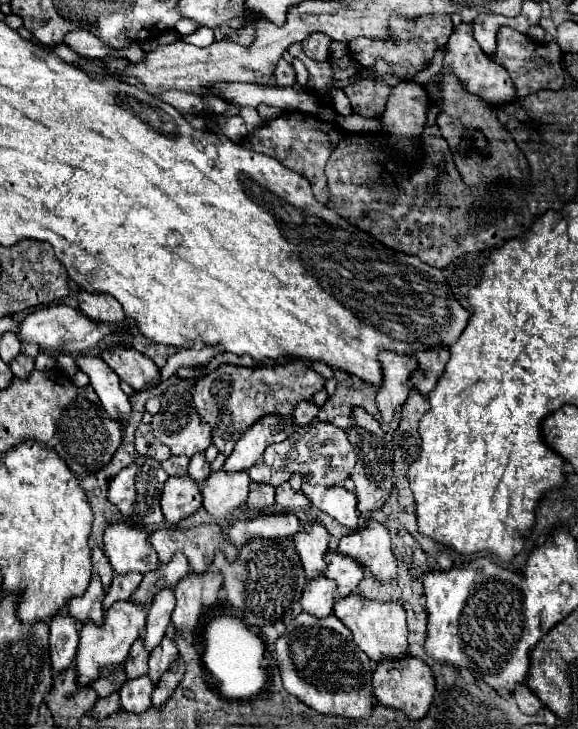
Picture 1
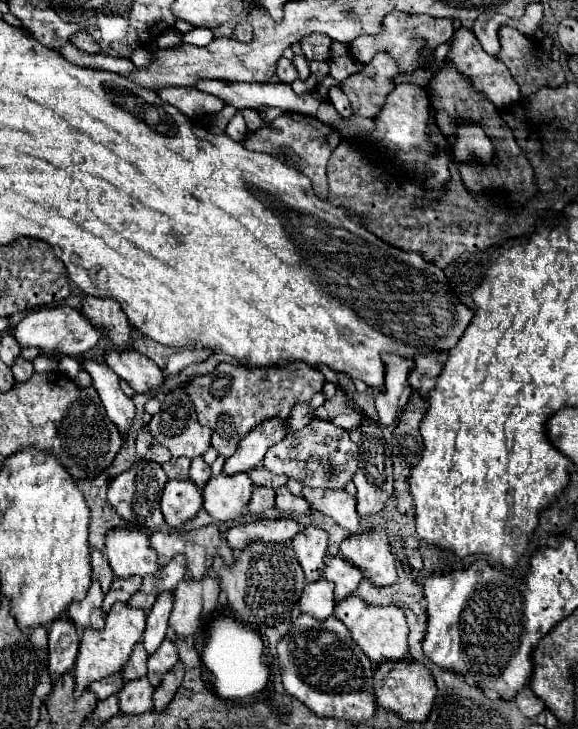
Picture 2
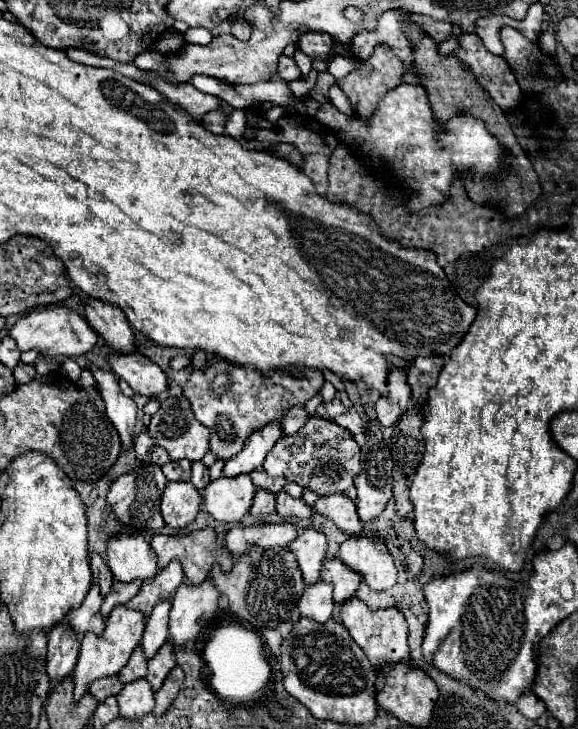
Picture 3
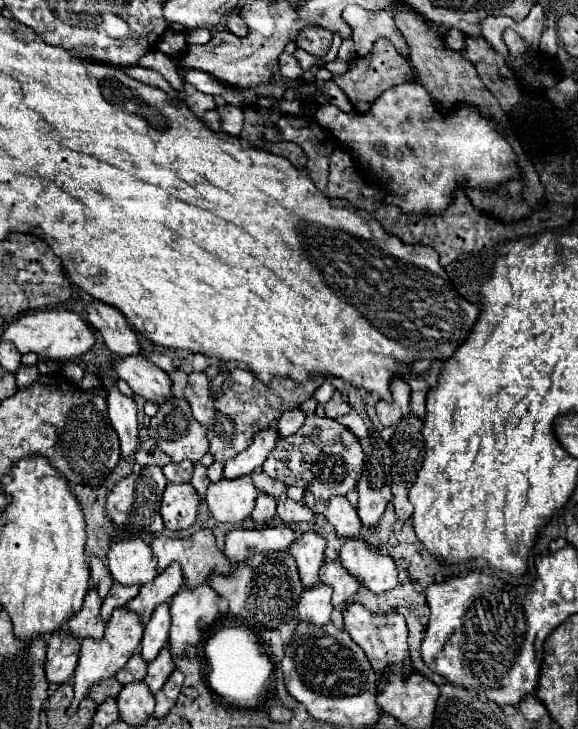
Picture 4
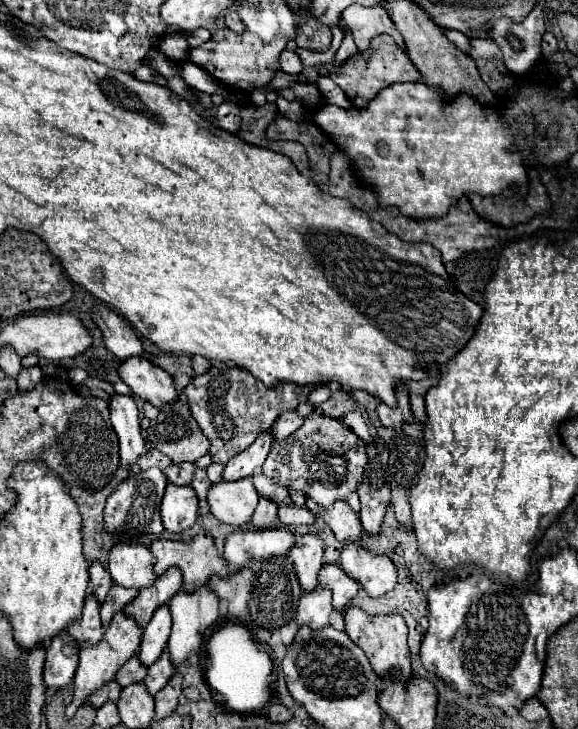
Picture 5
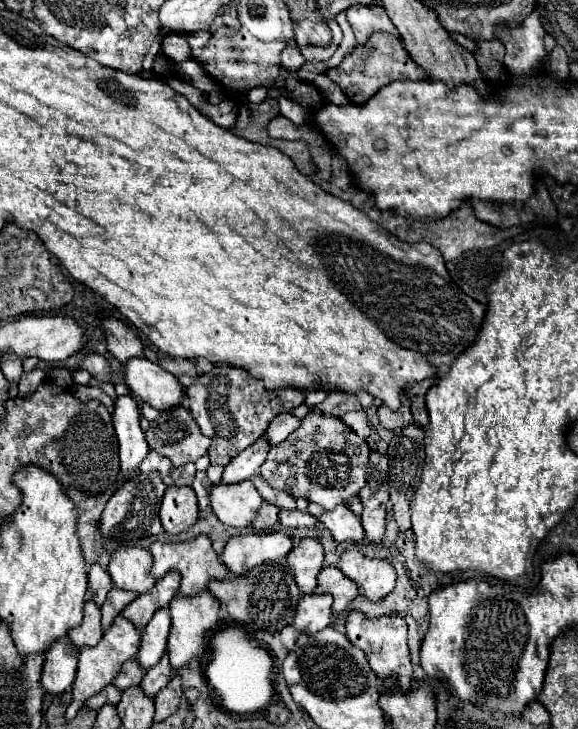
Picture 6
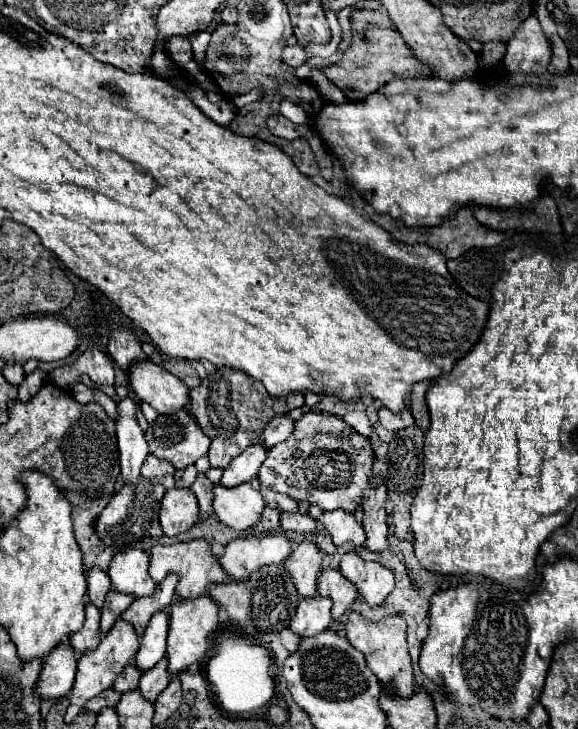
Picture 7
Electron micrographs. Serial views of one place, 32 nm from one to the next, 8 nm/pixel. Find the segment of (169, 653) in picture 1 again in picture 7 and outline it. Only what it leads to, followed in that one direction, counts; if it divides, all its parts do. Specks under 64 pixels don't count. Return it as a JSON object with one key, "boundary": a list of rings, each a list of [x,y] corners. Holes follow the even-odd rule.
{"boundary":[[[162,658],[152,670],[146,670],[142,674],[138,690],[148,702],[154,702],[166,690],[168,682],[170,682],[170,674],[166,672],[166,658]]]}

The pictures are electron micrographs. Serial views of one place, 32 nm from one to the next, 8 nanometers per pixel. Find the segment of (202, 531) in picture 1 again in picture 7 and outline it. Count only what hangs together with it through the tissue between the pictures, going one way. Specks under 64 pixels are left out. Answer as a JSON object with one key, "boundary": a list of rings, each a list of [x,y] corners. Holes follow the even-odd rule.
{"boundary":[[[192,540],[192,542],[182,542],[182,544],[172,544],[172,546],[162,546],[156,544],[150,550],[150,576],[156,584],[160,584],[168,574],[178,576],[178,586],[176,586],[176,598],[178,600],[194,600],[202,594],[208,594],[210,584],[224,584],[230,580],[230,576],[222,570],[220,562],[212,556],[210,546],[204,540]]]}

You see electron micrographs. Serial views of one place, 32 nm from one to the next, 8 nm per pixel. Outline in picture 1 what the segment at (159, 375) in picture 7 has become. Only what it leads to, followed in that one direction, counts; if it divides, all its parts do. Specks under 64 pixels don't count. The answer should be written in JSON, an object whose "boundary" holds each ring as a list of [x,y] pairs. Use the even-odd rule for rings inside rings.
{"boundary":[[[116,346],[104,350],[102,360],[120,376],[120,380],[130,384],[136,392],[148,390],[148,386],[156,384],[160,378],[158,366],[148,356],[140,354],[134,348]]]}

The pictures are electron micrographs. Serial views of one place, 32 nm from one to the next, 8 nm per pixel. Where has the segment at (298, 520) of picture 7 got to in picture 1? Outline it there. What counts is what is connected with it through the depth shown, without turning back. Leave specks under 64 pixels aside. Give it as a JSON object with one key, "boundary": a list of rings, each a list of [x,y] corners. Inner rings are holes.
{"boundary":[[[284,482],[276,488],[276,504],[274,506],[280,512],[298,512],[298,510],[306,510],[310,506],[310,502],[306,500],[304,494],[294,492],[290,488],[290,484]]]}

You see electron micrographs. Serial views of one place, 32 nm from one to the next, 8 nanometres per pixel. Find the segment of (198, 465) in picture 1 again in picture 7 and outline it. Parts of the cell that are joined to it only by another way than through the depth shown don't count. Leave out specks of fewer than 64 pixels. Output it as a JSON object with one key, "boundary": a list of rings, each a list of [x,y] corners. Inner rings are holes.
{"boundary":[[[198,474],[196,482],[192,484],[192,492],[196,494],[198,498],[198,504],[200,504],[200,522],[202,520],[208,520],[214,516],[214,510],[212,510],[212,500],[214,500],[214,484],[204,476],[204,474]]]}

